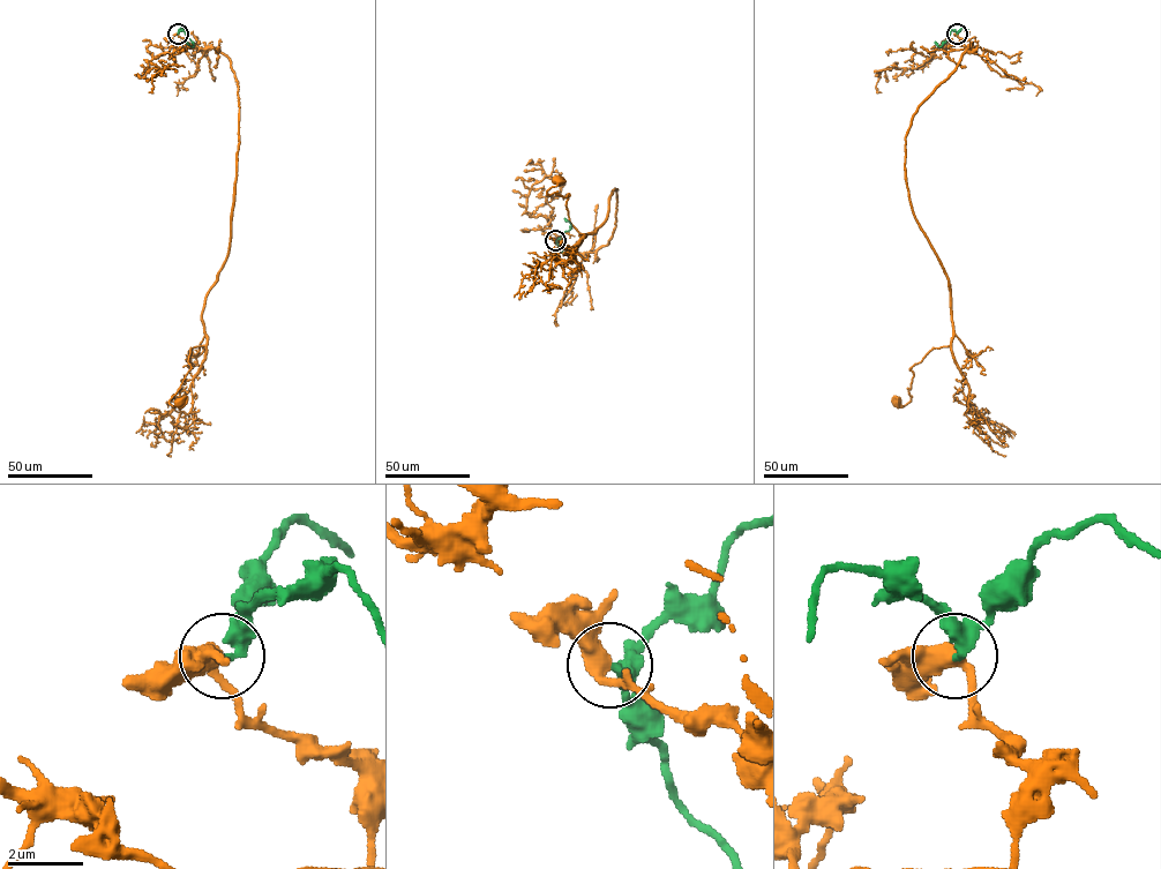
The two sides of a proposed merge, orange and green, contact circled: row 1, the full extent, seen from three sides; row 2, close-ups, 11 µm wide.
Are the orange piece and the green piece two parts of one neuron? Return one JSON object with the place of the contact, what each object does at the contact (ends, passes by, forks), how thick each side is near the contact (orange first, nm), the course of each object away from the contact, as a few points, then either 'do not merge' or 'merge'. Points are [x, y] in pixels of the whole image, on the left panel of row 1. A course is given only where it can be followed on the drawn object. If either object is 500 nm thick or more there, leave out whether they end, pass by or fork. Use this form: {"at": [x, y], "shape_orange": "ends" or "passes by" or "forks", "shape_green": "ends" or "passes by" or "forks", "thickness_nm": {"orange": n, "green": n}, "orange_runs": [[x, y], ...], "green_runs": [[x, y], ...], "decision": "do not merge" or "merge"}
{"at": [178, 34], "shape_orange": "passes by", "shape_green": "passes by", "thickness_nm": {"orange": 400, "green": 240}, "orange_runs": [[177, 34], [227, 58], [239, 107], [230, 249], [202, 314], [207, 343], [190, 349], [169, 403], [179, 401]], "green_runs": [[177, 34], [182, 30], [193, 46], [186, 42]], "decision": "merge"}

